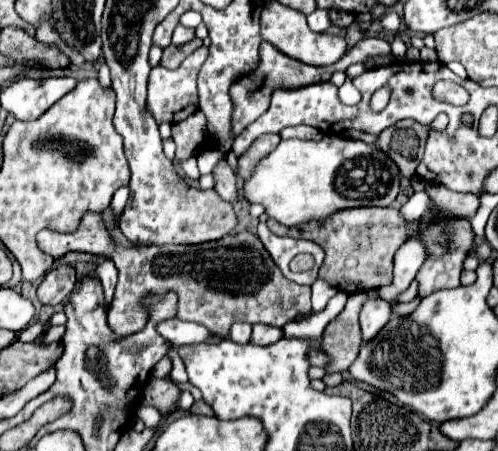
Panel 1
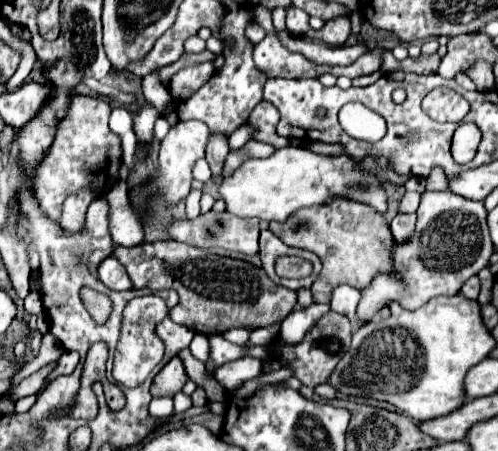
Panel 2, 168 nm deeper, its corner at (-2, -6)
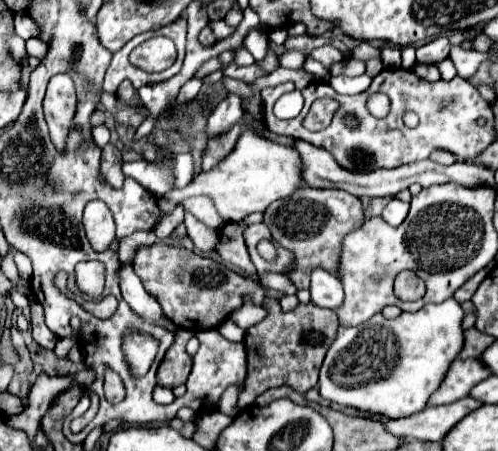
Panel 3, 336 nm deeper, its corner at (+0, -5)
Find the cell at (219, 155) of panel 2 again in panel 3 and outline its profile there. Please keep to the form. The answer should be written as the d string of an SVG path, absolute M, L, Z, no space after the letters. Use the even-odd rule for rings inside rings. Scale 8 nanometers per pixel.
M229 93L219 105L213 109L209 121L207 121L207 137L217 137L229 127L233 127L243 117L241 99L233 93Z

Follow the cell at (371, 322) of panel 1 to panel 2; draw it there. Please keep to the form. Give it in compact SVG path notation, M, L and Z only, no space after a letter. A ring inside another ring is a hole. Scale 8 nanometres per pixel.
M337 286L333 290L333 298L331 298L331 310L339 312L339 314L345 314L351 324L355 324L357 328L359 326L365 326L367 322L361 320L355 310L359 306L359 298L361 298L361 290L355 290L353 286Z

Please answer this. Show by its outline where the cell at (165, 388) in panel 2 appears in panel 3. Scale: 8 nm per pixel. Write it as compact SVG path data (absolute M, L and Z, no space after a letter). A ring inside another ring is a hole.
M179 329L175 333L175 341L173 345L167 349L159 369L157 369L157 383L165 385L165 387L177 387L183 385L191 373L191 365L193 359L191 355L185 351L187 341L191 339L189 329Z

